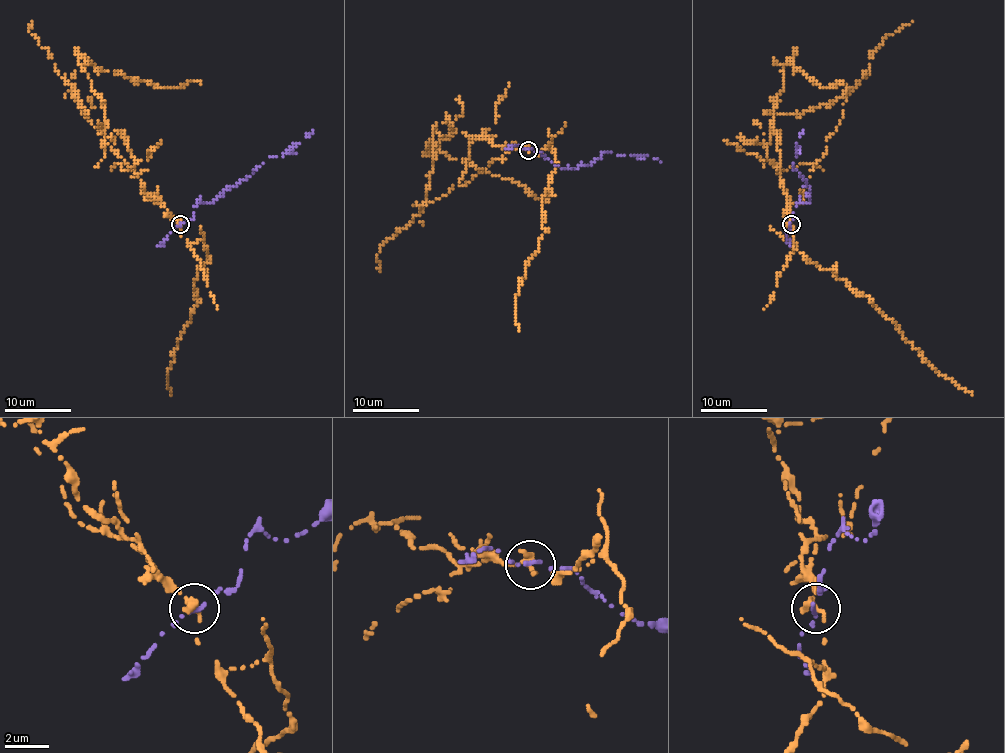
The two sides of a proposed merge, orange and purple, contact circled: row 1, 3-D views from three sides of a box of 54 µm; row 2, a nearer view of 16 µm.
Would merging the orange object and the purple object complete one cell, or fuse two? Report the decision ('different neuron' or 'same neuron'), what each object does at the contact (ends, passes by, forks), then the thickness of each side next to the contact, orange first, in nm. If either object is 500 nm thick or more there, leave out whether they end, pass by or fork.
different neuron; orange ends; purple passes by; calibres 360 and 150 nm

